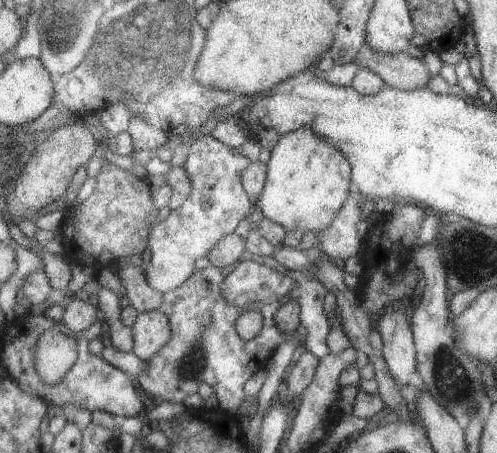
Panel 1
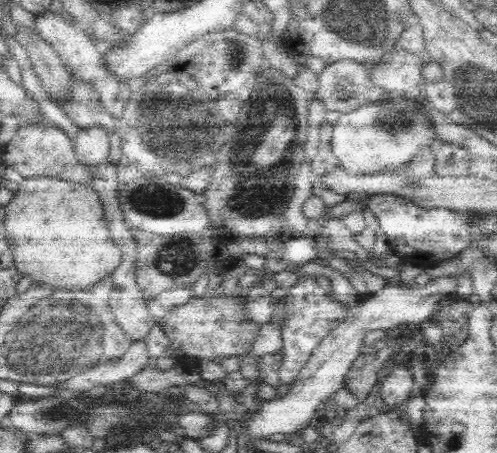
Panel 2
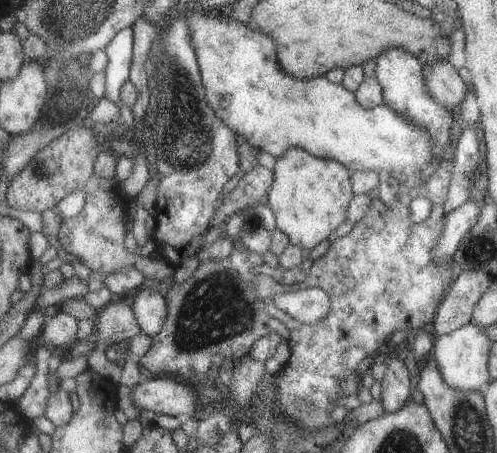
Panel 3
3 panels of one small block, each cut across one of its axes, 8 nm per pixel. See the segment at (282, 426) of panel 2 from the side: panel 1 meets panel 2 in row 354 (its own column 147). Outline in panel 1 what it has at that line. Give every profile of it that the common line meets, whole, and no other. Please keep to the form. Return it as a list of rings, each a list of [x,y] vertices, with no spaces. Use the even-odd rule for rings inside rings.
[[[153,310],[153,312],[143,312],[139,314],[135,326],[135,356],[139,360],[151,360],[155,358],[155,354],[165,348],[165,344],[171,340],[173,336],[173,330],[171,330],[171,320]]]

